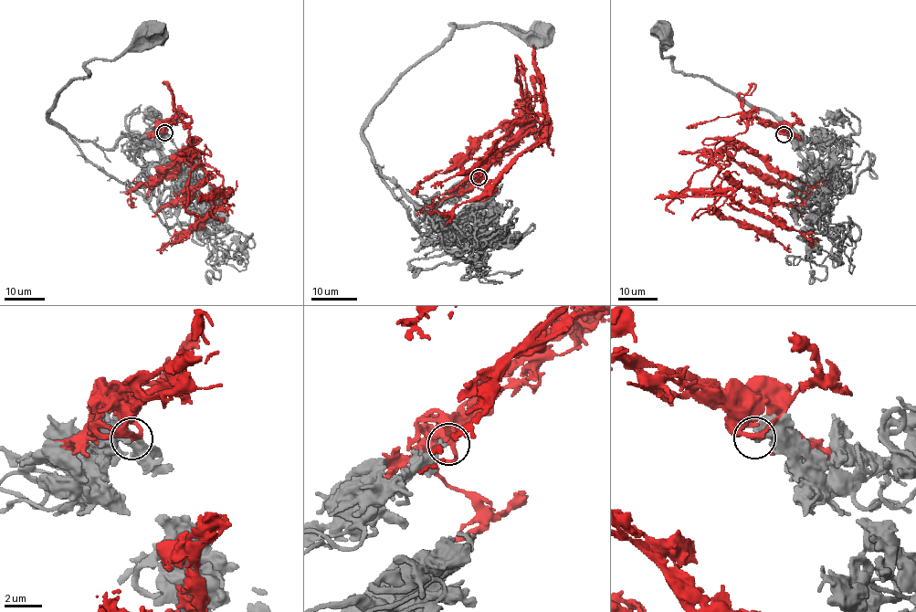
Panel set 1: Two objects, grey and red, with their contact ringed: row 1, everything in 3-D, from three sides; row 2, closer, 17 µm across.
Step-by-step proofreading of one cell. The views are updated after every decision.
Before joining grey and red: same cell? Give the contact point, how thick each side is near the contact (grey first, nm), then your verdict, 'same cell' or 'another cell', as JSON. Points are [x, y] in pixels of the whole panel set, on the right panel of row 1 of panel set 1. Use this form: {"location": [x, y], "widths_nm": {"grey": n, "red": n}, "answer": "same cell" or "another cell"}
{"location": [784, 134], "widths_nm": {"grey": 360, "red": 200}, "answer": "another cell"}

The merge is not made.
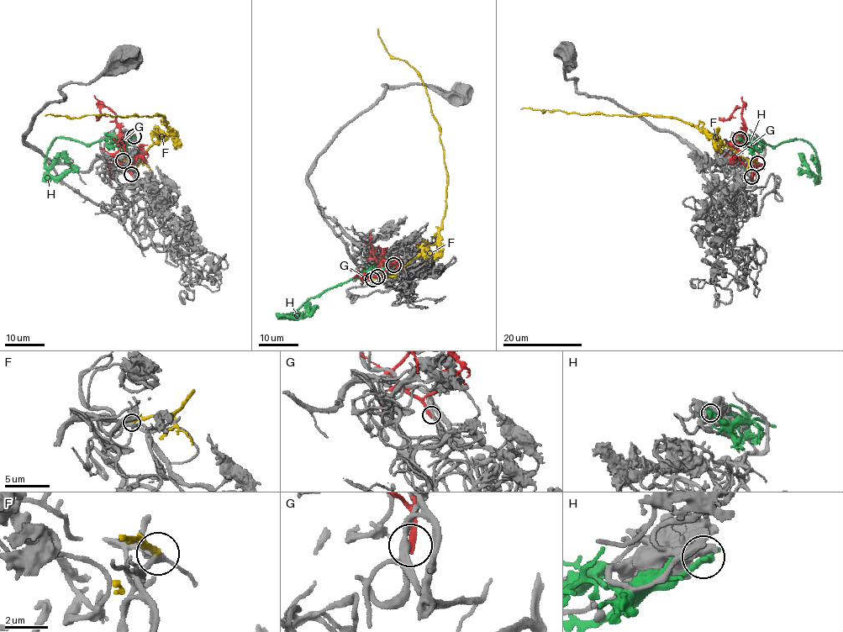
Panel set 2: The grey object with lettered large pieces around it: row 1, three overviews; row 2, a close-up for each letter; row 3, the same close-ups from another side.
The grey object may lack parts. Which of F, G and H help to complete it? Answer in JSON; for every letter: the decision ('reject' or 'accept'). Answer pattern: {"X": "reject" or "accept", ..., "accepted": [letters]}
{"F": "reject", "G": "reject", "H": "reject", "accepted": []}

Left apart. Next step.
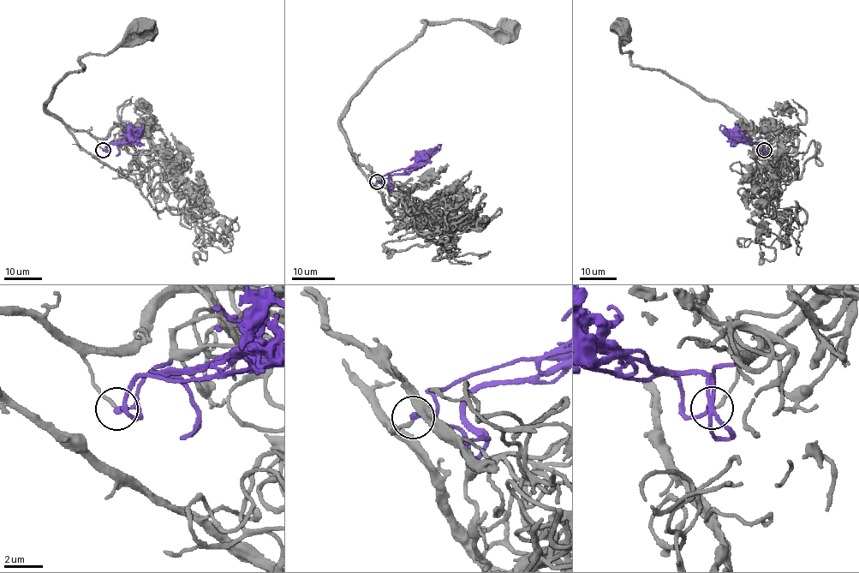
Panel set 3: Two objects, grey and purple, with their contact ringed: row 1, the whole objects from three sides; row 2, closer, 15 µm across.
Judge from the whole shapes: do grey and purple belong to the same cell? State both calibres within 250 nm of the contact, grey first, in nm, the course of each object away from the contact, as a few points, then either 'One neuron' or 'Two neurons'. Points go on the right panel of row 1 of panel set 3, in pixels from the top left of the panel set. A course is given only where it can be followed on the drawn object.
Thickness 180 nm (grey) against 220 nm. Course of grey: (764, 150), (769, 140), (762, 131), (724, 106), (663, 71), (634, 65), (628, 52), (619, 50), (621, 27). Course of purple: (764, 150), (764, 143), (747, 140), (720, 124). One neuron

